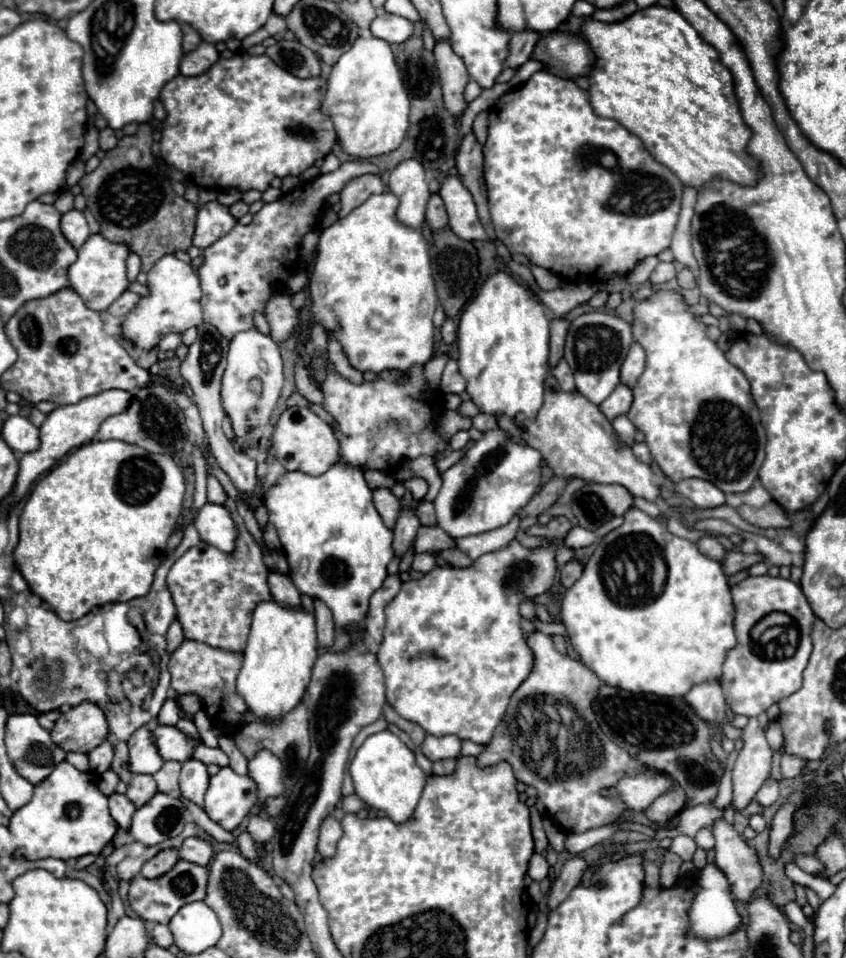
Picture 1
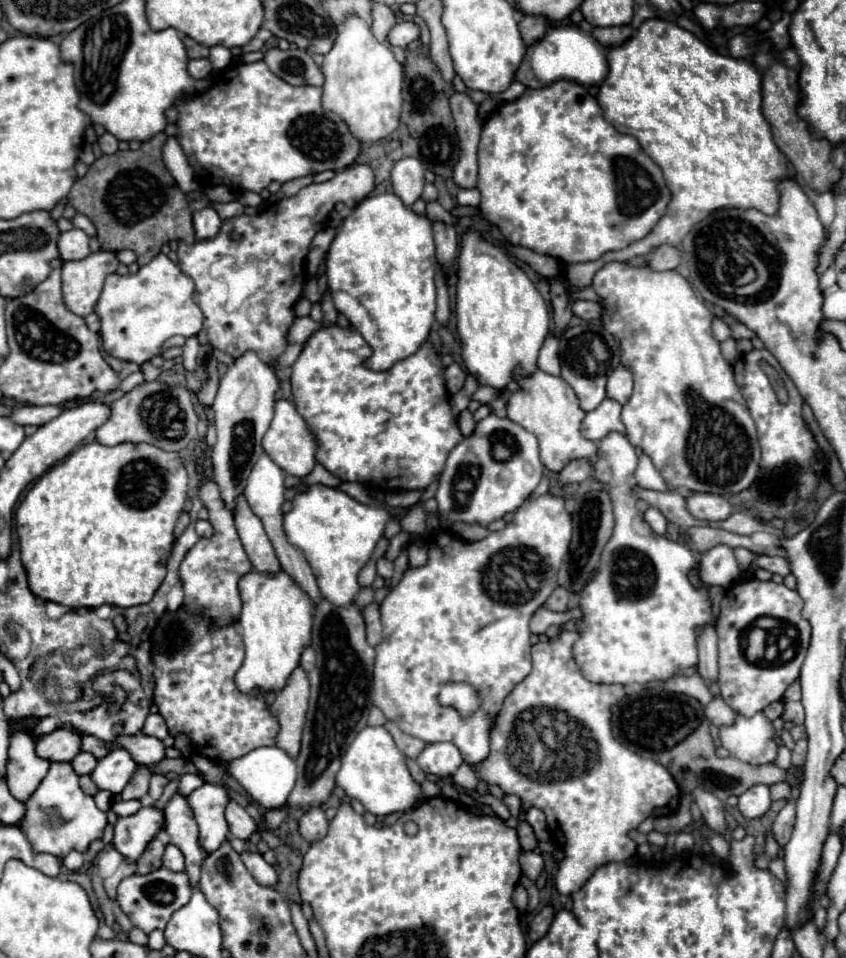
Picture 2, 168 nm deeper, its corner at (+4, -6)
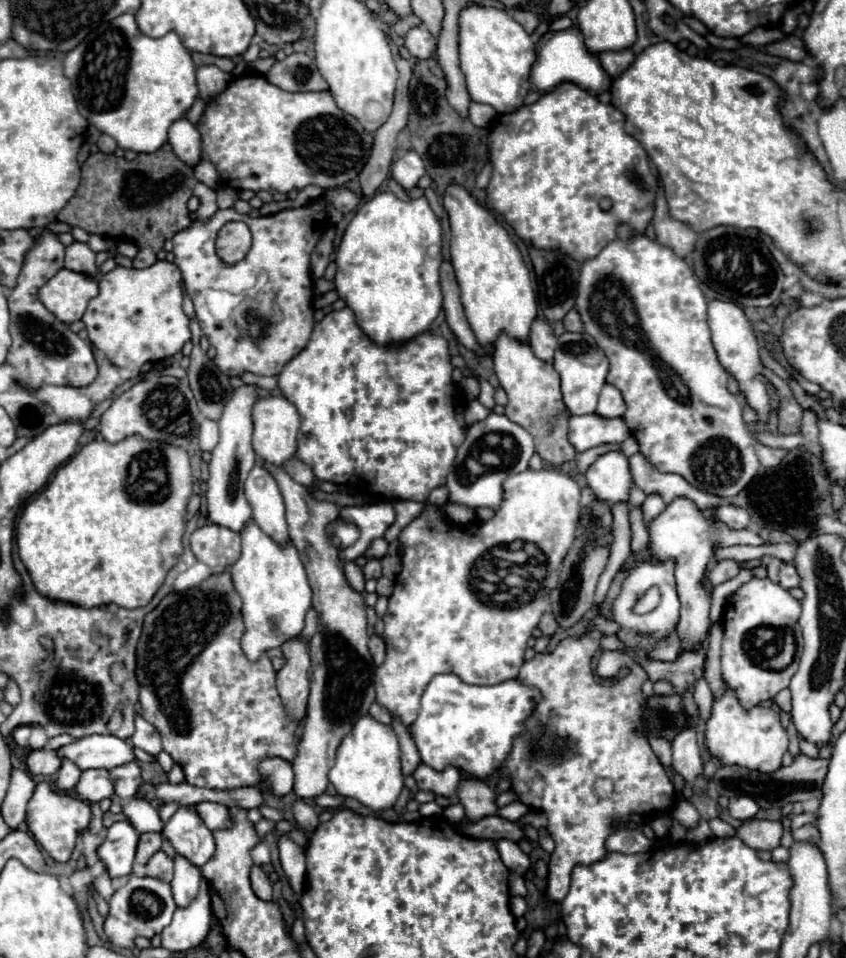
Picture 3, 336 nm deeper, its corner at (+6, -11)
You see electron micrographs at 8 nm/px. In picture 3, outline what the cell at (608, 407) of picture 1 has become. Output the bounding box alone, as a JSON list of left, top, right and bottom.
[568,414,630,452]

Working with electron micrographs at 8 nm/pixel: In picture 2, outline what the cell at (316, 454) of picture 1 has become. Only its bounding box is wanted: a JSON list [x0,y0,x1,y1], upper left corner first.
[262,399,316,477]

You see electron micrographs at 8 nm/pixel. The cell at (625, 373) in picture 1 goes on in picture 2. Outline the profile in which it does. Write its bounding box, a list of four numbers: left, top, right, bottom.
[606,367,632,403]

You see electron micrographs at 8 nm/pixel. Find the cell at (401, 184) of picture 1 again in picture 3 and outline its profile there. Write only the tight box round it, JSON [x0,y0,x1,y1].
[392,150,424,190]

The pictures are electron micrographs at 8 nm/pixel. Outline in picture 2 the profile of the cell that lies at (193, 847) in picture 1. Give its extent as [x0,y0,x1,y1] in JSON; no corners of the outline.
[162,845,184,871]

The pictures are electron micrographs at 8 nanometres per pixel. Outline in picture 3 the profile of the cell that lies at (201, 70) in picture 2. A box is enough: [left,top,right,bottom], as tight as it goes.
[196,66,230,102]

